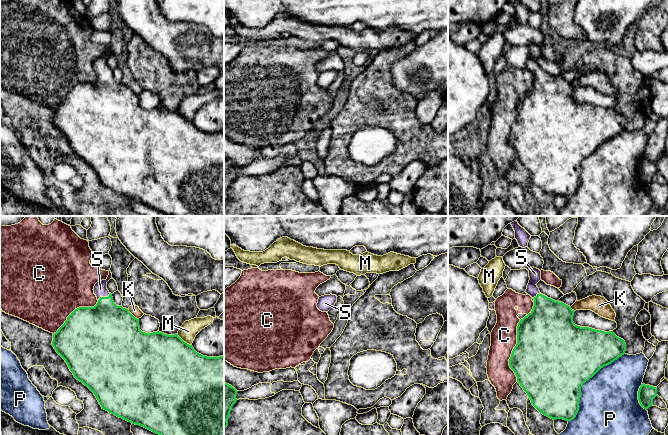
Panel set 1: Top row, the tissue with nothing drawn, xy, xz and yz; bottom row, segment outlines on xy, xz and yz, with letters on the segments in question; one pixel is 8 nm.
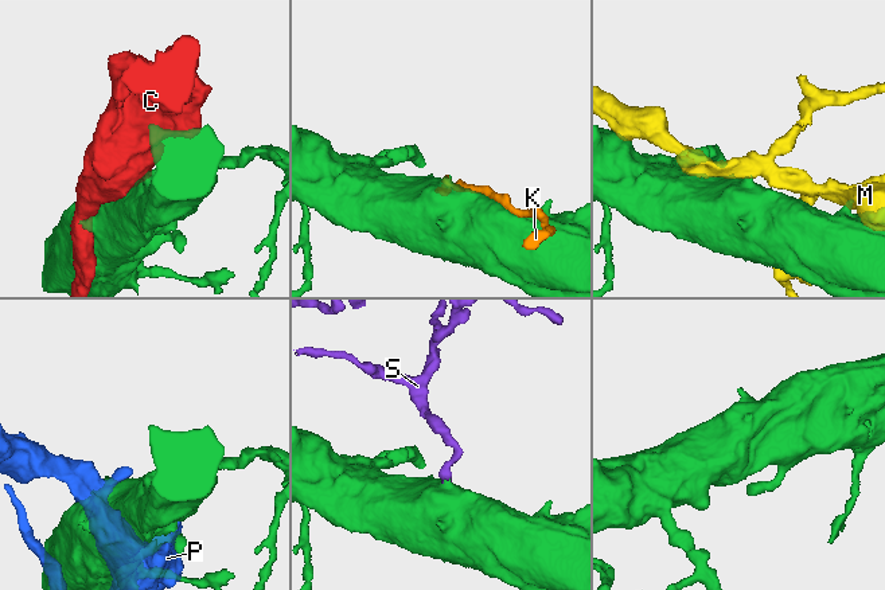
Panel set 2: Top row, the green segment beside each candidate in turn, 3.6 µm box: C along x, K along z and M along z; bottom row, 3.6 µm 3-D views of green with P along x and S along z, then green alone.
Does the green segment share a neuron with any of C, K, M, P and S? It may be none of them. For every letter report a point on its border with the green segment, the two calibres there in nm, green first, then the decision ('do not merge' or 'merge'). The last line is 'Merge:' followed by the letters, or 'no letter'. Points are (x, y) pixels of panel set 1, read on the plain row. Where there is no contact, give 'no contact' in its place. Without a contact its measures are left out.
C: meets green in yz at (512, 127); 480 nm thick on the green side, 200 nm on the other; do not merge
K: meets green in xy at (132, 91); 500 nm thick on the green side, 80 nm on the other; do not merge
M: meets green in xy at (182, 116); 500 nm thick on the green side, 140 nm on the other; do not merge
P: meets green in yz at (584, 158); 500 nm thick on the green side, 460 nm on the other; do not merge
S: meets green in xy at (103, 73); 400 nm thick on the green side, 110 nm on the other; merge
Merge: S

